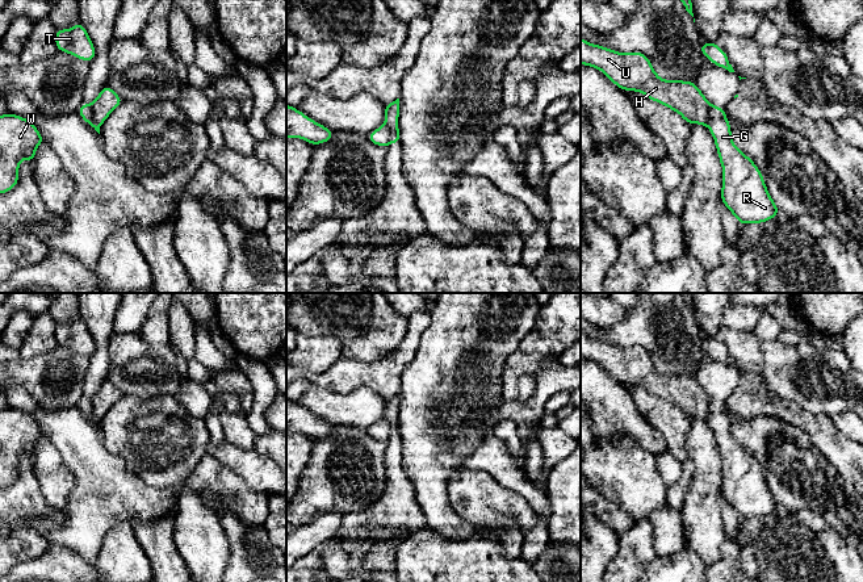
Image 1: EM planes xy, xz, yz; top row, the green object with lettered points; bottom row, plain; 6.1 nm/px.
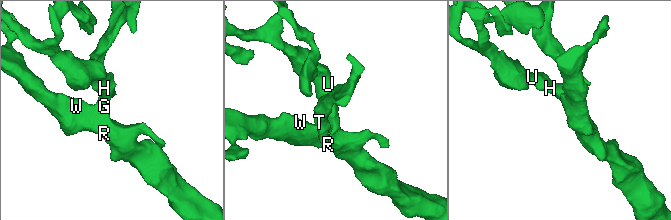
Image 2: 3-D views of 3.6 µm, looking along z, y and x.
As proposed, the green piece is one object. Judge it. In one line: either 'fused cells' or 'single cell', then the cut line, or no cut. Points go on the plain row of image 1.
fused cells; cut xy (89, 400), (92, 418), (99, 423)

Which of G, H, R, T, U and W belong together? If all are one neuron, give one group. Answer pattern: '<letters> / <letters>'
G R W / H T U

